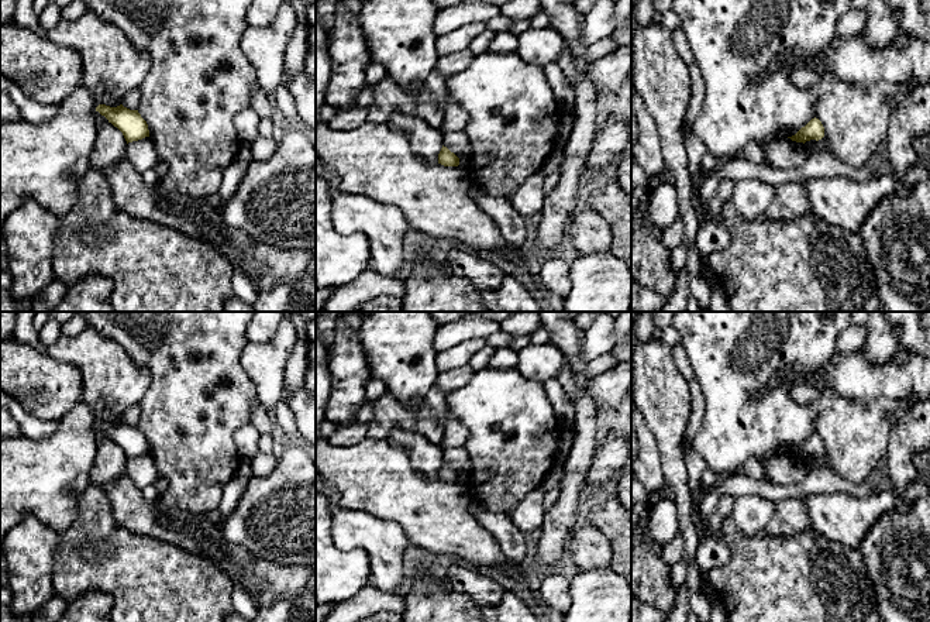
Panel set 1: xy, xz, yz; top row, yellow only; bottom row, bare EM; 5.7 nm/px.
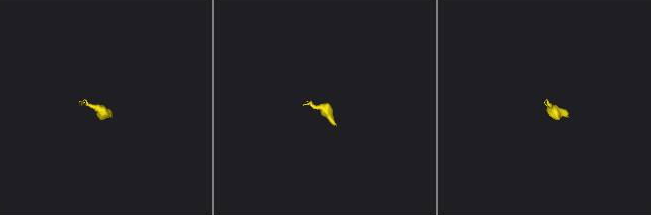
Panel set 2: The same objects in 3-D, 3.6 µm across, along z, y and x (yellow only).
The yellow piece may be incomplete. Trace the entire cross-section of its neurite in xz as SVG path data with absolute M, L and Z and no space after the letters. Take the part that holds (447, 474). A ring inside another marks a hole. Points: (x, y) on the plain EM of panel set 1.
M442 461L438 470L438 480L444 482L458 482L459 474L454 468L451 468L447 463Z

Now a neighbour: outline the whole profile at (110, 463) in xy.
M111 439L99 441L97 453L90 470L92 485L106 489L107 485L127 474L127 457Z

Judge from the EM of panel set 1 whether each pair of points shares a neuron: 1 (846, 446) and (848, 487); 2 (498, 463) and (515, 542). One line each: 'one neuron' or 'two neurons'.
1: two neurons
2: two neurons

